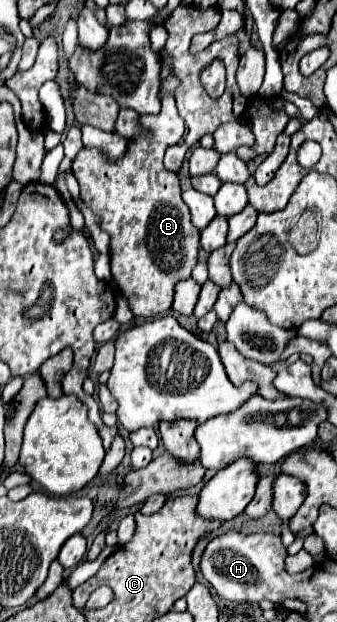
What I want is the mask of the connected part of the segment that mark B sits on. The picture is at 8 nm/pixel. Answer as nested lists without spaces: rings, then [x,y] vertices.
[[[159,92],[163,103],[159,115],[141,115],[139,125],[147,131],[129,139],[125,153],[119,159],[107,159],[99,149],[83,147],[73,159],[73,175],[81,185],[81,197],[99,217],[103,231],[111,237],[111,265],[113,277],[121,289],[121,295],[129,301],[131,311],[137,317],[157,317],[171,309],[175,281],[191,277],[191,269],[197,263],[199,253],[199,231],[191,225],[191,215],[181,199],[179,175],[165,169],[163,155],[165,149],[179,143],[185,133],[185,123],[175,109],[175,99],[171,93]]]

